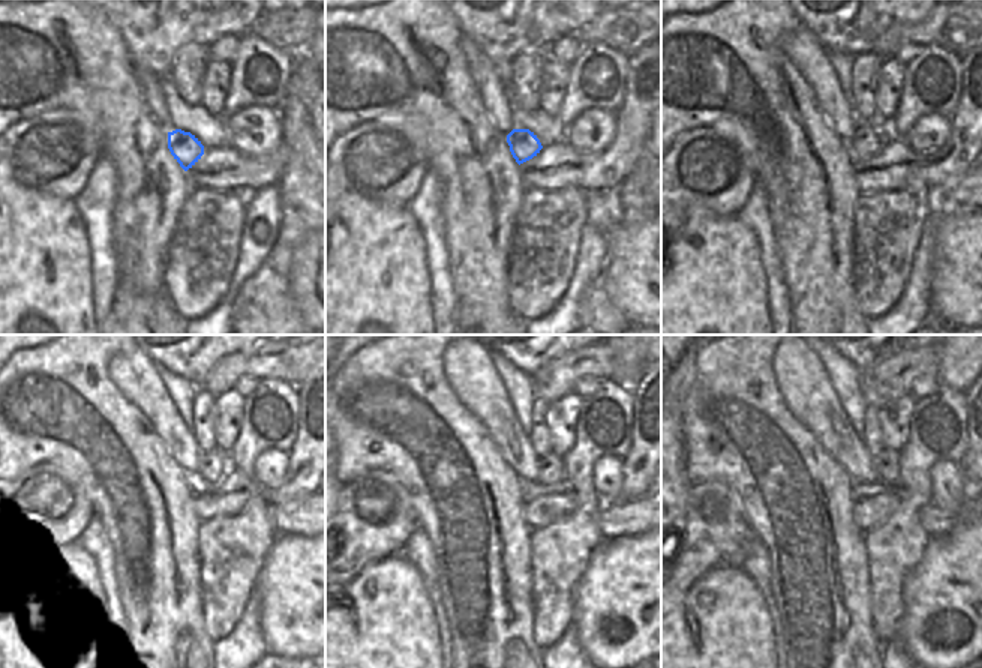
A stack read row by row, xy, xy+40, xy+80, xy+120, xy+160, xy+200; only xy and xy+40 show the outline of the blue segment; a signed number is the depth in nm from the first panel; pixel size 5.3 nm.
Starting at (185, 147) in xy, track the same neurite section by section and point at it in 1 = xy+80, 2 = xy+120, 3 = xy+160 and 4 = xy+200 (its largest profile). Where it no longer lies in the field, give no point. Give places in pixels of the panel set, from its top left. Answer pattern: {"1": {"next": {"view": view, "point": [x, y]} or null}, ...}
{"1": {"next": {"view": "xy+80", "point": [865, 141]}}, "2": {"next": {"view": "xy+120", "point": [212, 466]}}, "3": {"next": {"view": "xy+160", "point": [549, 467]}}, "4": {"next": {"view": "xy+200", "point": [886, 464]}}}

